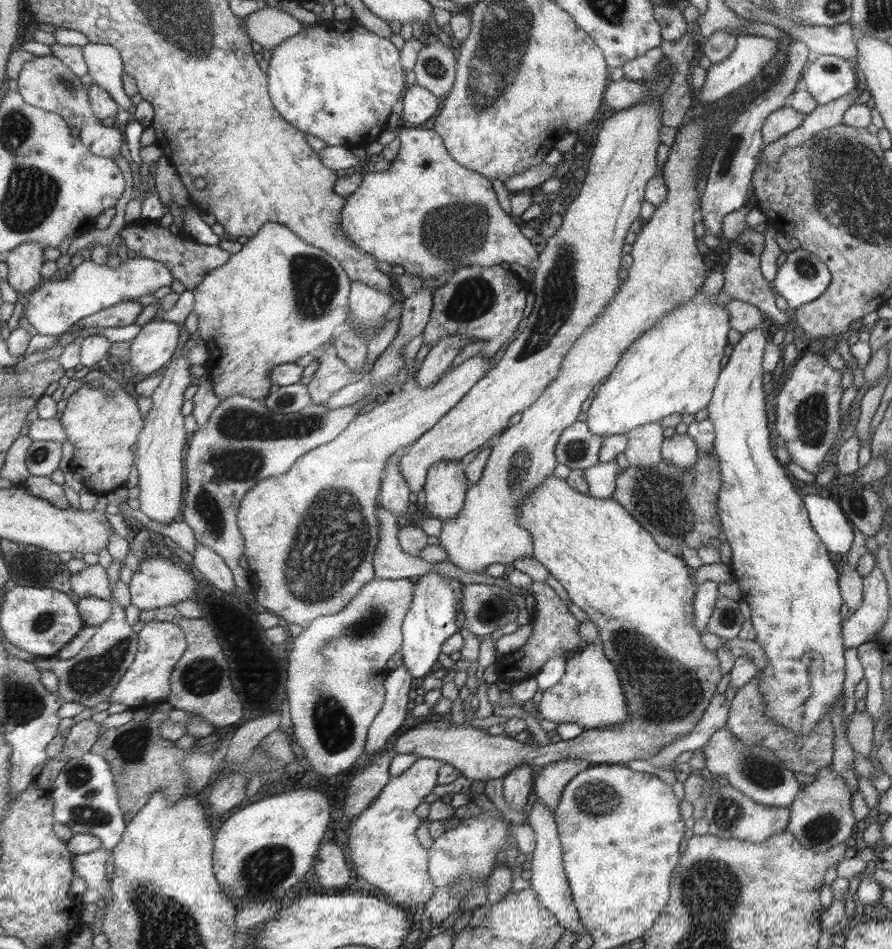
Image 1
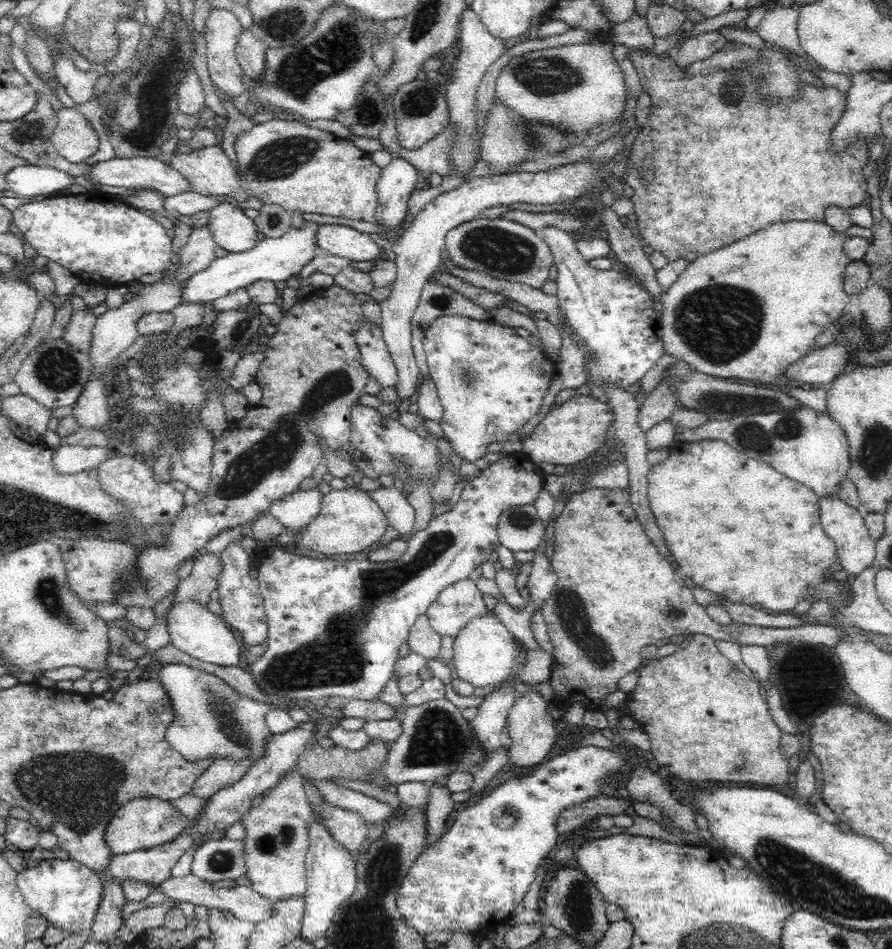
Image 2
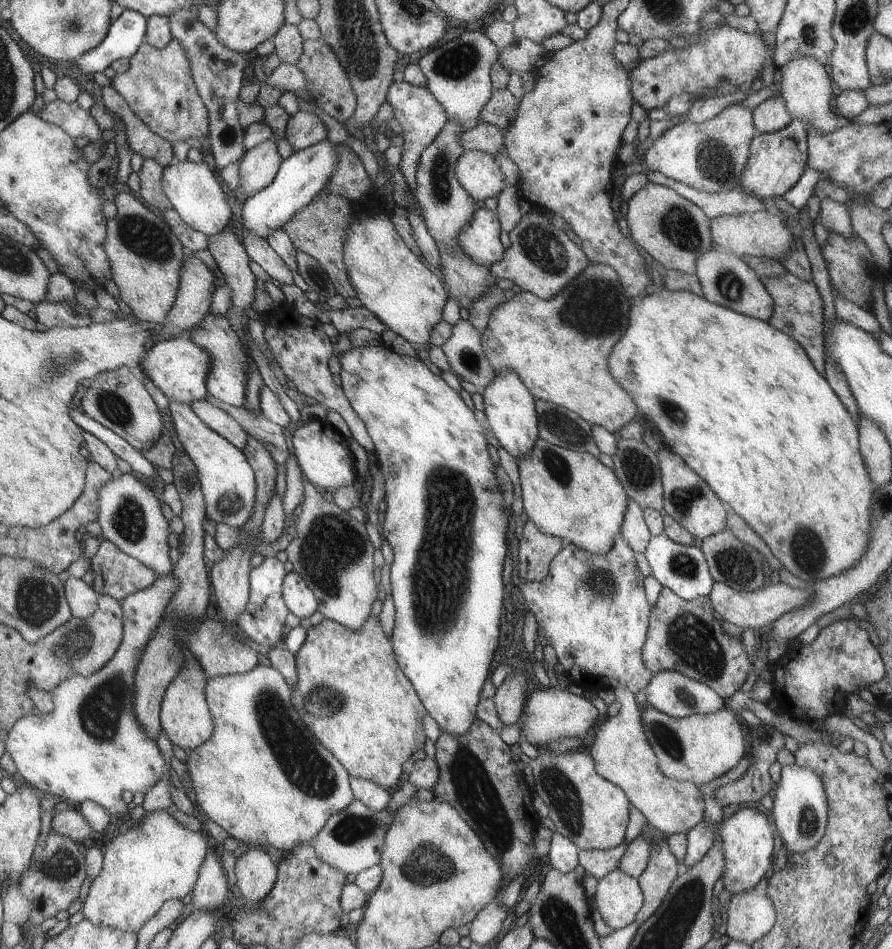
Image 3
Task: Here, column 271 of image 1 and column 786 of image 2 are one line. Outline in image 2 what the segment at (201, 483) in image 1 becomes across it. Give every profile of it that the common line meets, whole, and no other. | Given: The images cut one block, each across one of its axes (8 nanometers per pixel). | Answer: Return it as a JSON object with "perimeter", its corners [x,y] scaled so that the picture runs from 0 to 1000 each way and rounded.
{"perimeter":[[[901,426],[890,432],[839,436],[814,444],[794,443],[783,451],[765,452],[757,462],[763,466],[787,463],[814,465],[839,483],[857,486],[870,497],[902,511],[919,528],[939,523],[942,508],[946,507],[952,495],[952,470],[942,446],[935,444],[928,434],[919,435]]]}

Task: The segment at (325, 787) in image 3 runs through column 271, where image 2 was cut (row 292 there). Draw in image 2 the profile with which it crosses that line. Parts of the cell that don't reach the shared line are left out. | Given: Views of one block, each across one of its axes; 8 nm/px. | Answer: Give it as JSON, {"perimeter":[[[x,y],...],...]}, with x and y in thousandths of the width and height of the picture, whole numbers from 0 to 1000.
{"perimeter":[[[888,233],[865,236],[863,242],[852,242],[848,251],[836,251],[812,259],[800,266],[780,271],[769,285],[760,292],[760,295],[751,301],[747,310],[742,312],[742,331],[739,334],[740,346],[743,350],[746,373],[751,373],[768,384],[777,386],[783,392],[804,397],[823,398],[823,400],[841,400],[841,403],[854,403],[857,407],[868,407],[867,410],[877,410],[883,406],[879,392],[899,375],[913,368],[913,356],[919,352],[932,339],[944,333],[944,327],[951,322],[953,312],[946,308],[945,285],[954,275],[945,266],[946,254],[952,250],[947,244],[937,244],[925,234]]]}

